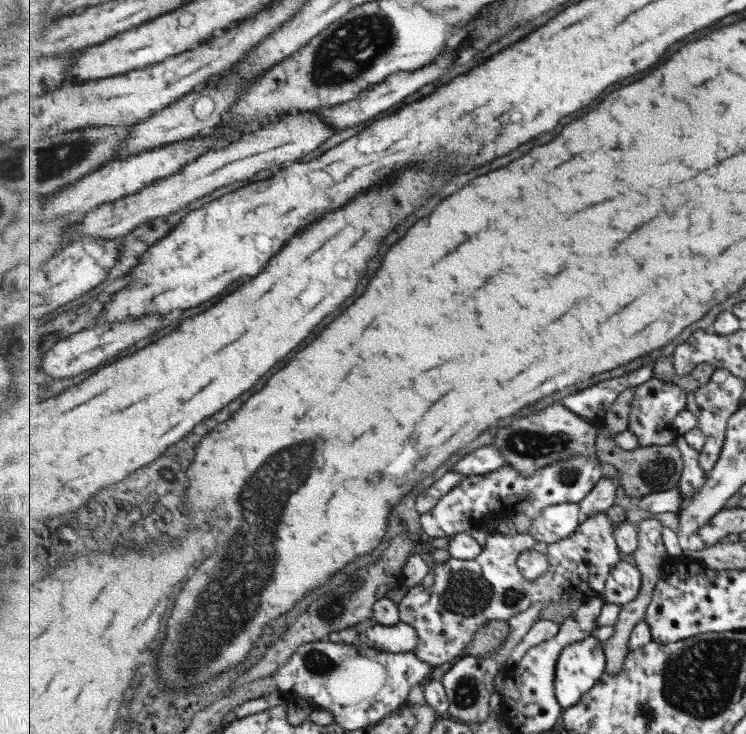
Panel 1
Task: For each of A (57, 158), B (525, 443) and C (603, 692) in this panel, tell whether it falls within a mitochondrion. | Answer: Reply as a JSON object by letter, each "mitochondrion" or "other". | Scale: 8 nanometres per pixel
{"A":"mitochondrion","B":"mitochondrion","C":"other"}

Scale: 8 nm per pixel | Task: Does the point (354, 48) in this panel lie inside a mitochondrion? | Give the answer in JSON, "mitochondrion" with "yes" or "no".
{"mitochondrion":"yes"}

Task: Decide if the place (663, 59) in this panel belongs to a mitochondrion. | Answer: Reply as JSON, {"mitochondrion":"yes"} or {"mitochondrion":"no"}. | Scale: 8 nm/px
{"mitochondrion":"no"}

